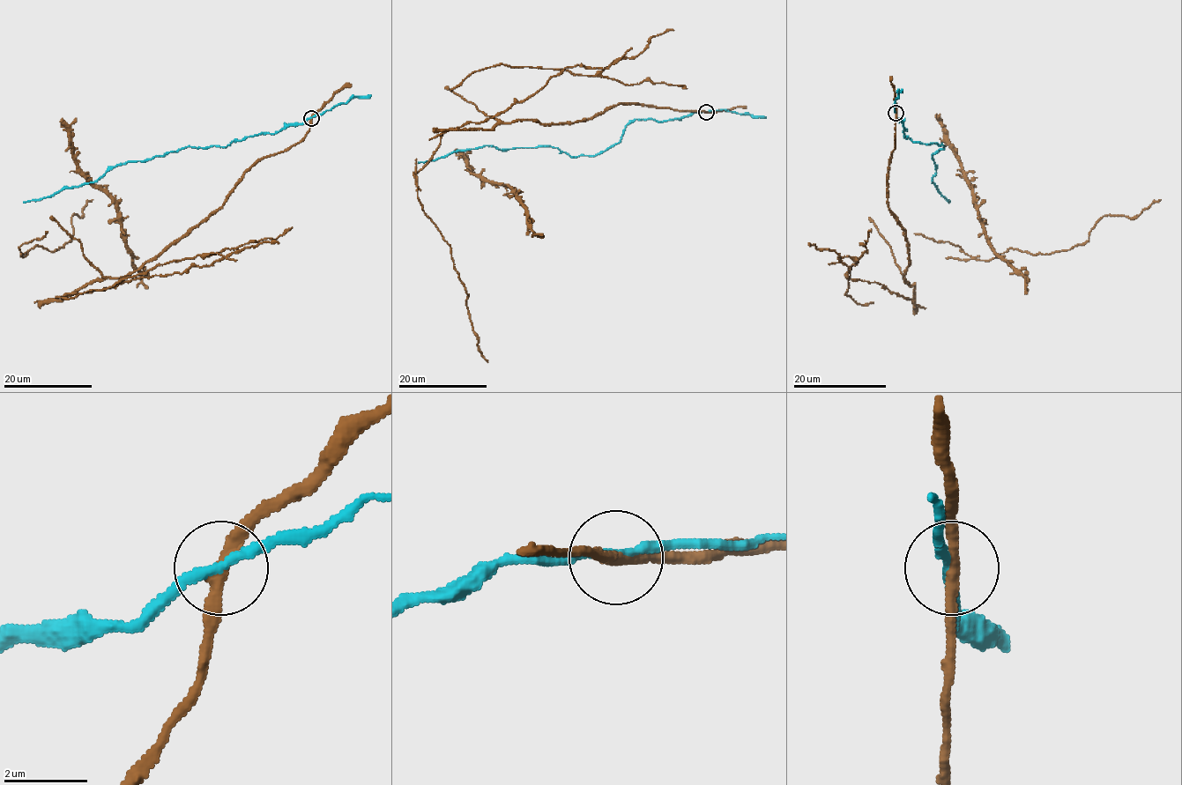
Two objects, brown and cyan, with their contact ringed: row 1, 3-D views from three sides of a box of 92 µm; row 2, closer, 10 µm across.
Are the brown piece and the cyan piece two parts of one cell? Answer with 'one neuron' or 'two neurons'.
two neurons

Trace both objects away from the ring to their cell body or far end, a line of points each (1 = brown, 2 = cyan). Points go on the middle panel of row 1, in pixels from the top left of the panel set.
1: (706, 111), (617, 104), (575, 122), (459, 128), (566, 67), (616, 60), (594, 75), (497, 64), (450, 91)
2: (706, 111), (634, 119), (621, 139), (594, 155), (570, 157), (551, 146), (486, 145), (418, 162)

